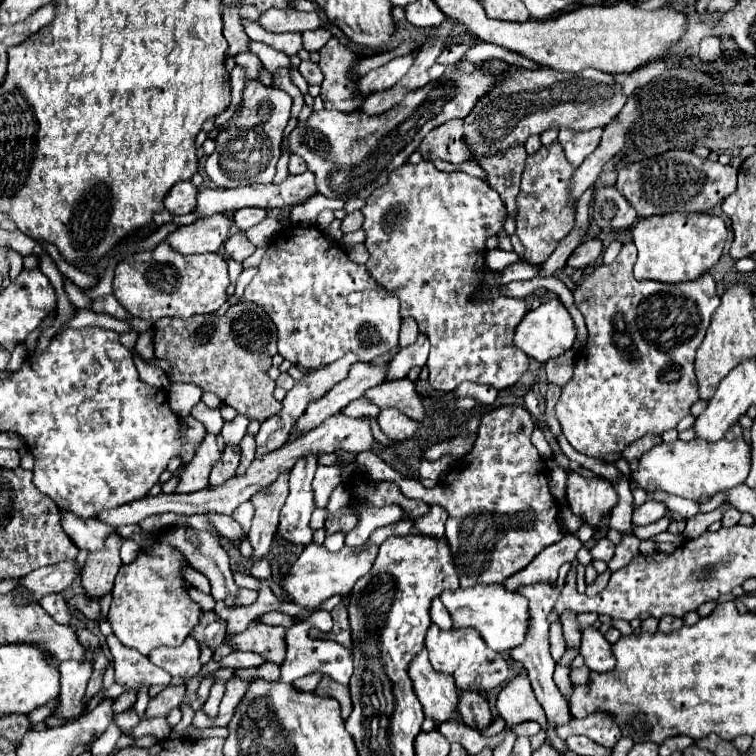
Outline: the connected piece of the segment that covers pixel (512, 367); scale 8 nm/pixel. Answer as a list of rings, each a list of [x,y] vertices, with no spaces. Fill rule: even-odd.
[[[422,161],[418,165],[402,165],[398,167],[386,185],[382,185],[380,189],[376,189],[368,199],[366,199],[366,207],[362,209],[364,215],[364,225],[362,229],[366,231],[366,249],[370,253],[370,259],[366,263],[368,273],[376,279],[378,285],[382,285],[388,293],[396,295],[400,299],[400,315],[402,317],[412,317],[418,323],[418,329],[422,335],[426,335],[430,339],[430,352],[426,366],[429,369],[428,383],[434,391],[454,391],[456,385],[460,385],[462,381],[474,381],[474,383],[484,383],[484,385],[492,385],[494,389],[506,389],[512,387],[528,369],[528,357],[522,355],[522,351],[518,351],[518,347],[514,347],[514,327],[522,321],[522,315],[526,315],[528,307],[524,299],[514,299],[514,297],[506,297],[500,293],[500,283],[496,281],[496,273],[486,265],[486,239],[500,233],[504,229],[504,221],[506,221],[506,207],[504,201],[500,199],[500,195],[490,189],[482,179],[466,175],[464,171],[452,171],[452,173],[444,173],[438,171],[430,161]],[[480,293],[488,293],[488,299],[478,301]]]

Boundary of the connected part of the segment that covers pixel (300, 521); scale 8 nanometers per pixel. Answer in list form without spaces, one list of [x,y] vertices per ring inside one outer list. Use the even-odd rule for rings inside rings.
[[[310,453],[296,461],[290,471],[290,495],[280,511],[280,525],[276,535],[292,545],[306,547],[312,543],[312,531],[308,527],[310,515],[314,511],[312,479],[318,467],[318,455]]]

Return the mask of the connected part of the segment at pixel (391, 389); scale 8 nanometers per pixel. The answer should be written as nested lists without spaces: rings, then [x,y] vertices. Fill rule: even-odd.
[[[410,379],[380,383],[378,387],[372,387],[370,391],[366,391],[364,397],[374,401],[380,409],[396,407],[406,415],[410,415],[410,419],[416,419],[416,421],[428,419],[428,411],[422,403],[422,397],[416,393],[416,387]]]

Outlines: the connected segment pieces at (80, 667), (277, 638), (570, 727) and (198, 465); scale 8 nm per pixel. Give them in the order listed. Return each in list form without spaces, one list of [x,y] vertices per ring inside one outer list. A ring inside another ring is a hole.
[[[86,651],[86,663],[66,661],[58,667],[62,679],[62,689],[58,695],[58,705],[54,709],[54,717],[72,719],[84,713],[84,691],[90,679],[90,651]]]
[[[250,623],[248,629],[240,635],[232,637],[232,643],[238,651],[254,651],[266,657],[266,661],[274,661],[278,665],[286,659],[286,629],[270,627],[262,623]]]
[[[594,713],[594,715],[588,715],[586,719],[574,719],[568,723],[568,725],[562,725],[562,727],[556,727],[556,735],[566,740],[568,735],[586,735],[590,737],[594,743],[602,745],[602,747],[608,747],[612,749],[618,739],[622,737],[622,733],[618,731],[618,725],[614,723],[614,719],[610,719],[610,715],[602,715],[602,713]]]
[[[208,433],[204,437],[204,445],[198,447],[194,459],[190,463],[184,463],[176,493],[194,493],[198,489],[208,487],[208,475],[212,467],[220,461],[220,457],[222,457],[222,449],[216,445],[214,435]]]

